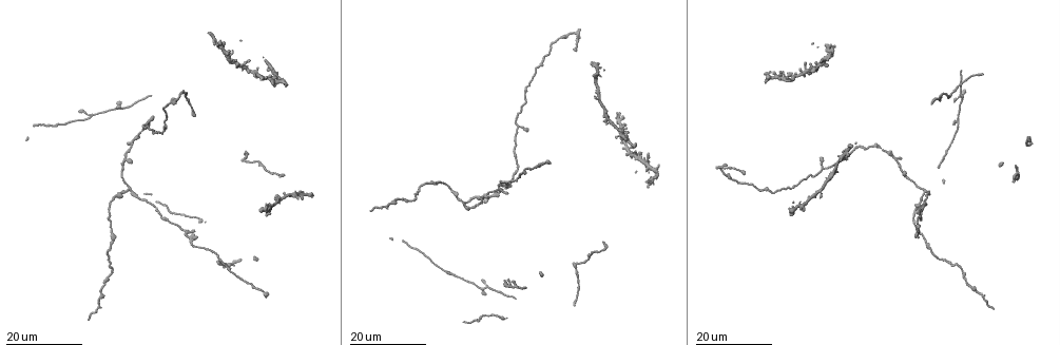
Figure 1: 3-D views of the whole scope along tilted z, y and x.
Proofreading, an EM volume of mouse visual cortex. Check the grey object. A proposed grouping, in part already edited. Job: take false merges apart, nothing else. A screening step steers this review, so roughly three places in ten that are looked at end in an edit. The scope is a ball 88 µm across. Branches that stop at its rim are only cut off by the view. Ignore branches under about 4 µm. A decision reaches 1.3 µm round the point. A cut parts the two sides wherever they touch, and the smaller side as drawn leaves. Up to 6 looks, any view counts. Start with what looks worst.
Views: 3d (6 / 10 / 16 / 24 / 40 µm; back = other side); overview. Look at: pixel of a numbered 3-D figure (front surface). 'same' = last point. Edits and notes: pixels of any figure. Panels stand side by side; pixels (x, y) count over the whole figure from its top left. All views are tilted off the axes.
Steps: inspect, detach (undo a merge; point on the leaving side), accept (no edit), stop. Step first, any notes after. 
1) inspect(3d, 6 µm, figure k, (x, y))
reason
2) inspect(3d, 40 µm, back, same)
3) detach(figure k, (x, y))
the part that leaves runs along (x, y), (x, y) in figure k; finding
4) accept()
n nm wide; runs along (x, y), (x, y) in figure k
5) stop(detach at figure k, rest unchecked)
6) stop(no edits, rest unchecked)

inspect(3d, 16 µm, figure 1, (895, 157))
three arms meet

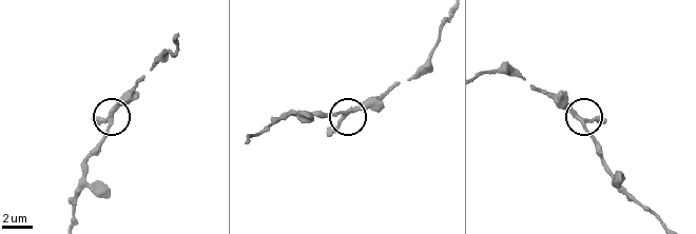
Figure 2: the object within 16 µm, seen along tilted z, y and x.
inspect(3d, 6 µm, figure 2, (342, 114))

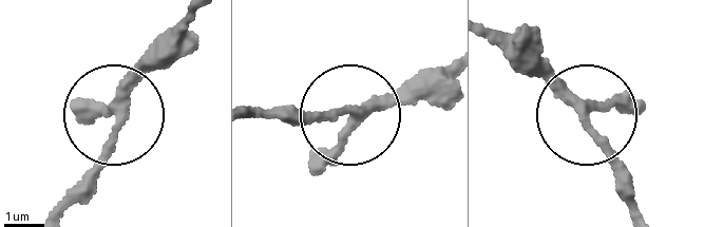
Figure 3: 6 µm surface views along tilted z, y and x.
inspect(3d, 6 µm, back, figure 3, (583, 108))
other side

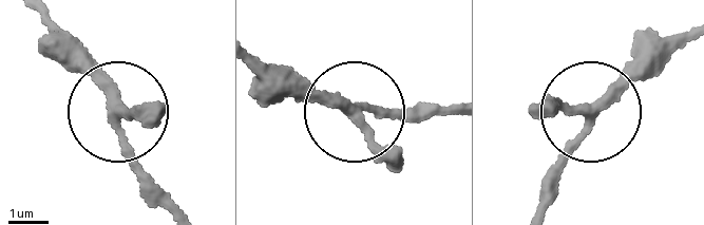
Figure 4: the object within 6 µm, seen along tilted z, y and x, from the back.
accept()
runs along (257, 60), (344, 105), (433, 116) in figure 4; continuous, no second neuron

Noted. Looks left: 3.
inspect(3d, 16 µm, figure 1, (609, 120))
a fork

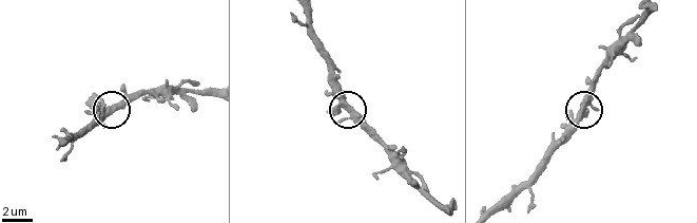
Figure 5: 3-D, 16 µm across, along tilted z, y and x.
inspect(3d, 10 µm, figure 5, (350, 109))

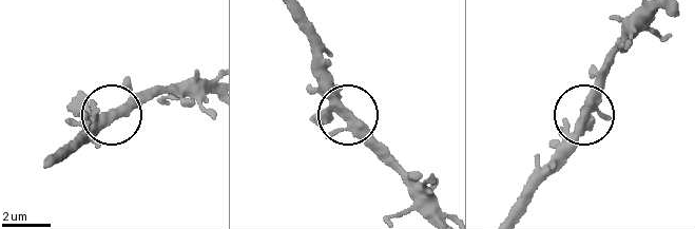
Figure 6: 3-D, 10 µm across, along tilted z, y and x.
accept()
3 arms; all the same neuron

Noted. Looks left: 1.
stop(no edits, rest unchecked)

